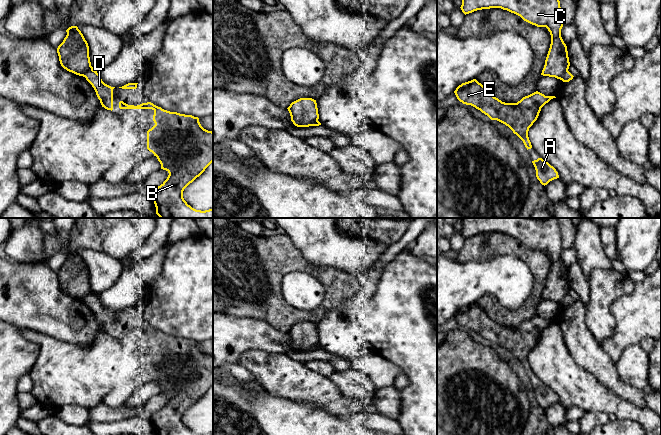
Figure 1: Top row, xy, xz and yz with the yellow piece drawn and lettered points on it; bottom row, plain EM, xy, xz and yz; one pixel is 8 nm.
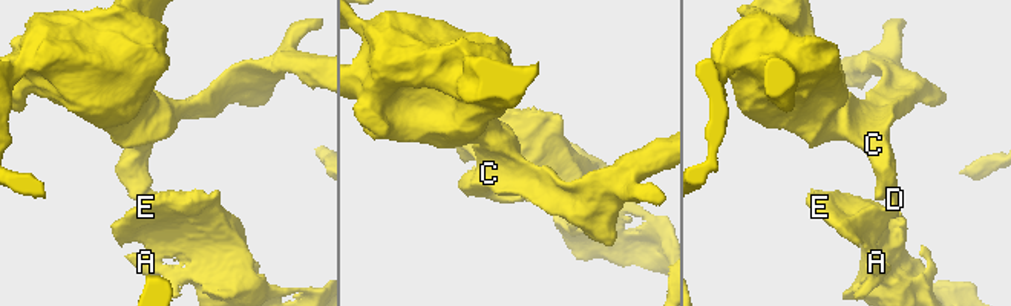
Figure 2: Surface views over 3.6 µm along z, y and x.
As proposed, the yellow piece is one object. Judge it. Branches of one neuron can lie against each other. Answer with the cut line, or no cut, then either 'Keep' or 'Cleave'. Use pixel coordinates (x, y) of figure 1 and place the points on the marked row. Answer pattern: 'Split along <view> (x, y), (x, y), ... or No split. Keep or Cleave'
Split along xy (92, 69), (84, 76). Cleave

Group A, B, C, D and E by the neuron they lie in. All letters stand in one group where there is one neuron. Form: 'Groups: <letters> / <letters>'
Groups: A B D E / C

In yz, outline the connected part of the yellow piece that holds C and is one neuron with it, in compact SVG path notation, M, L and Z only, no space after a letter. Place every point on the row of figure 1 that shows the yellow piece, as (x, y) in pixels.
M462 0L460 8L465 15L482 9L501 8L520 16L532 25L546 27L551 35L551 44L541 75L563 79L569 69L570 62L567 46L561 37L563 22L559 0Z

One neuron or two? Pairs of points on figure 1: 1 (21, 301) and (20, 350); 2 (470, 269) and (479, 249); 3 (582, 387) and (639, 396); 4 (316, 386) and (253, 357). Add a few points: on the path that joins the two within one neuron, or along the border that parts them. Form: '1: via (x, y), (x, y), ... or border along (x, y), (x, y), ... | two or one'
1: border along (10, 323), (18, 328) | two
2: border along (497, 255), (481, 261), (459, 262), (456, 259) | two
3: border along (596, 378), (619, 396), (635, 405) | two
4: via (300, 384), (269, 370) | one

